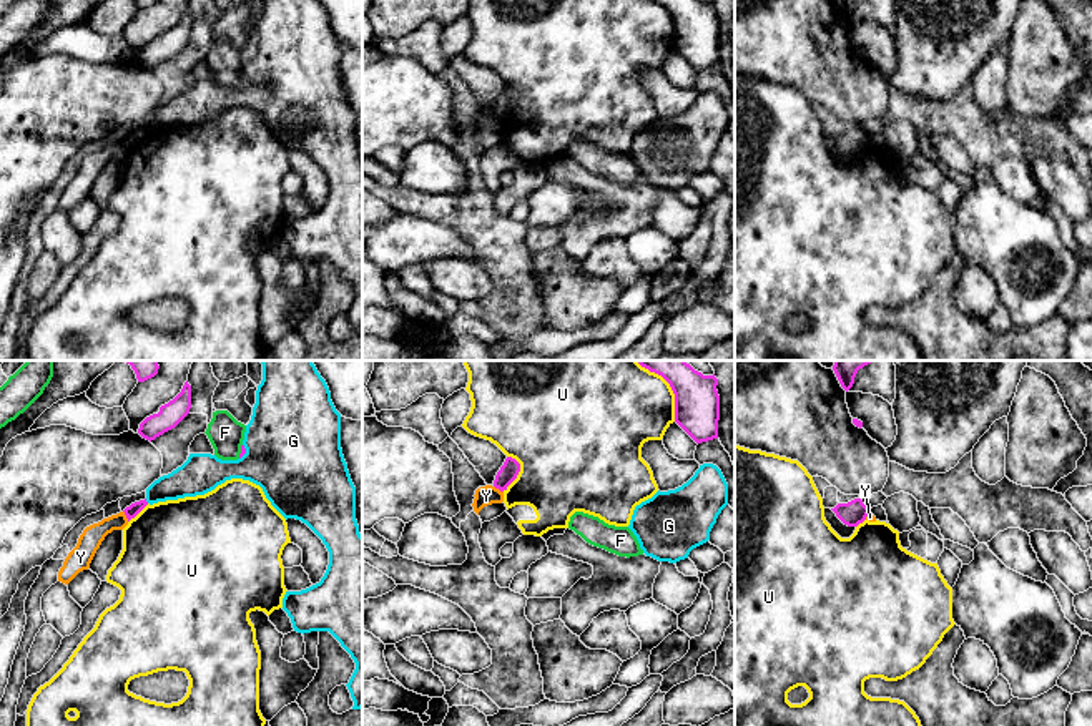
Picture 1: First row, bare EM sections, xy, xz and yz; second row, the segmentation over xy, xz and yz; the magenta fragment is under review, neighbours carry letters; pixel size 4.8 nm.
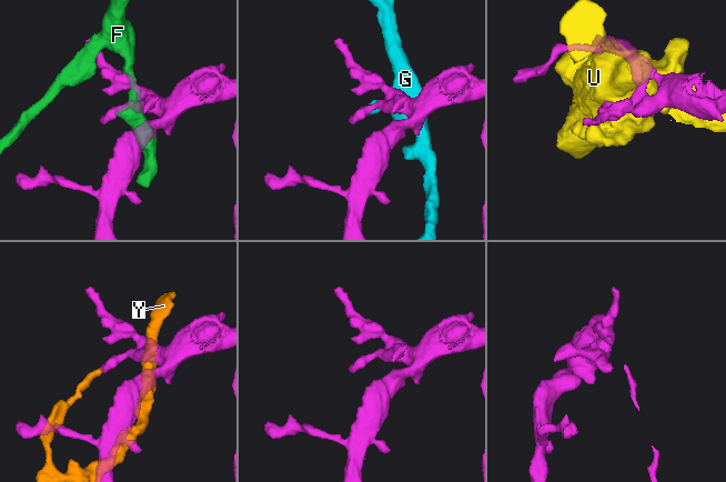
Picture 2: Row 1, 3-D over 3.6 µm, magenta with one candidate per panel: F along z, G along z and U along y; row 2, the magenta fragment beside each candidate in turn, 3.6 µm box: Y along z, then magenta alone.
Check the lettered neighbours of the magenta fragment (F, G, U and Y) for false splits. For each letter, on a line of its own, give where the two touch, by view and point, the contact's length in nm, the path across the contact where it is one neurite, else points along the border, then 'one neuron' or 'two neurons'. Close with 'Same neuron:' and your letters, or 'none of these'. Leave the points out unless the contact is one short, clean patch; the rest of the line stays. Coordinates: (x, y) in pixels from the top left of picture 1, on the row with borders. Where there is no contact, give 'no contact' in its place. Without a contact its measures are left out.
F: contact xy (241, 451); length 70 nm; two neurons
G: contact xy (145, 500); length 30 nm; two neurons
U: contact xz (670, 386); length 360 nm; two neurons
Y: contact xy (125, 514); length 60 nm; border xy (123, 510), (128, 520); two neurons
Same neuron: none of these

